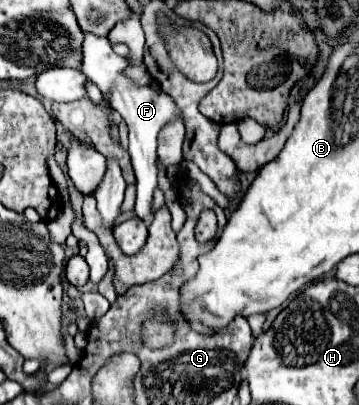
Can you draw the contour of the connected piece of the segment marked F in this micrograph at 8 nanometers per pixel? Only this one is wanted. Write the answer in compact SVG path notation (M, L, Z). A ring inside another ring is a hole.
M86 33L84 39L84 47L82 47L82 71L88 79L92 79L102 93L110 95L110 105L112 109L116 109L122 119L128 125L130 131L130 145L128 145L128 153L132 157L132 167L136 173L136 187L138 187L138 197L136 197L136 215L140 219L150 215L150 203L152 203L152 193L158 187L156 181L156 145L158 145L158 133L160 129L172 121L174 117L182 117L180 109L176 107L174 99L166 93L158 93L154 91L150 85L146 87L138 87L134 85L130 79L126 79L122 75L122 71L128 67L126 57L116 55L112 51L112 45L108 41L108 37L96 37L92 33Z

